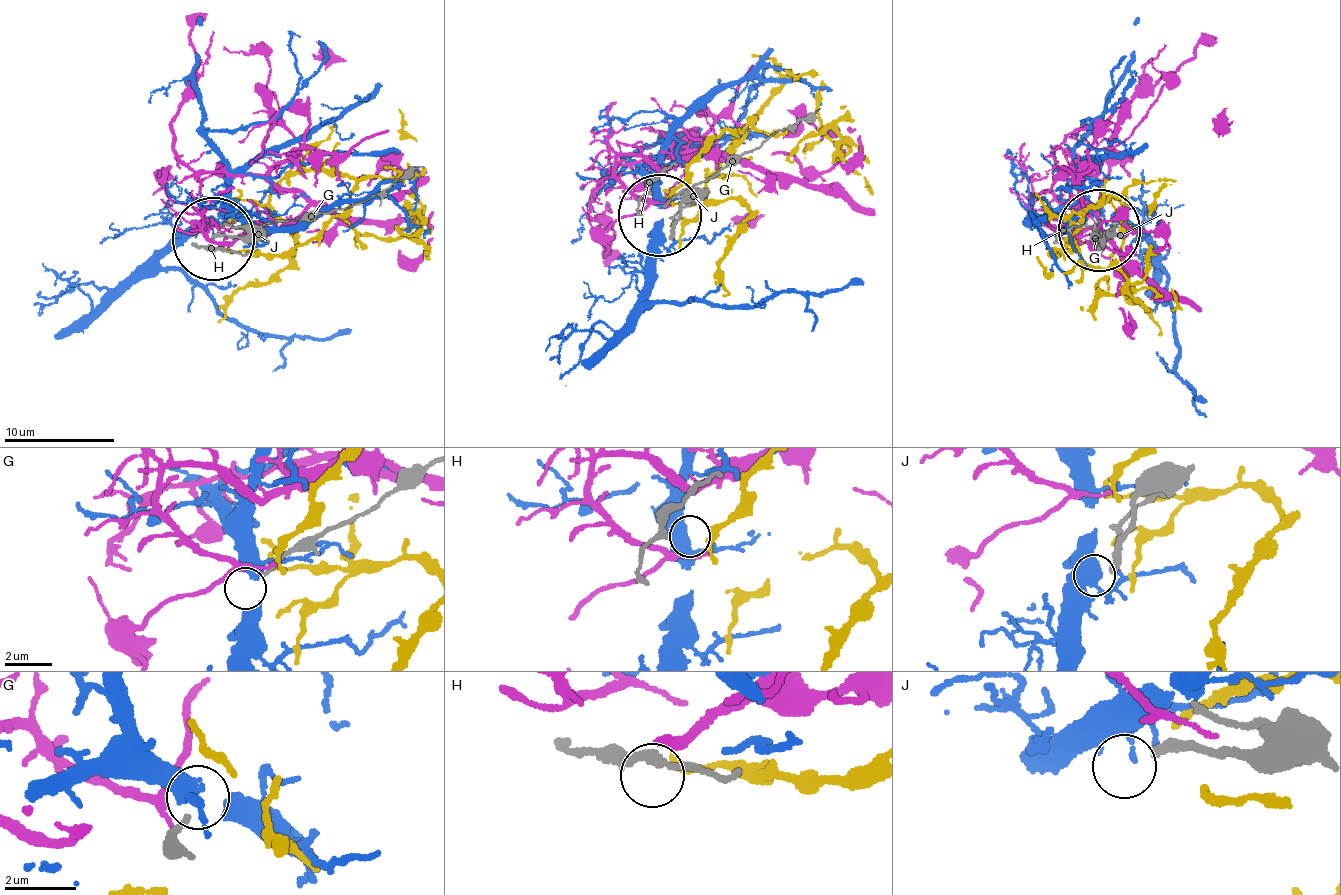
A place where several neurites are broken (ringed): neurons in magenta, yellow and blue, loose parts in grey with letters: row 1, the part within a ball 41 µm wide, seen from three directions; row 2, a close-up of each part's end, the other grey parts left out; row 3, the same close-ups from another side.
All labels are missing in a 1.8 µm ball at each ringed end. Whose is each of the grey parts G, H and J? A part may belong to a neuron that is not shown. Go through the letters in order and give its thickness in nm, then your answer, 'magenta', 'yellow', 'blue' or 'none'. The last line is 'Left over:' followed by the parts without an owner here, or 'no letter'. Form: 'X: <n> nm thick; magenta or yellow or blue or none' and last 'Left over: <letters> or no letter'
G: 150 nm thick; none
H: 260 nm thick; yellow
J: 300 nm thick; none
Left over: G, J

